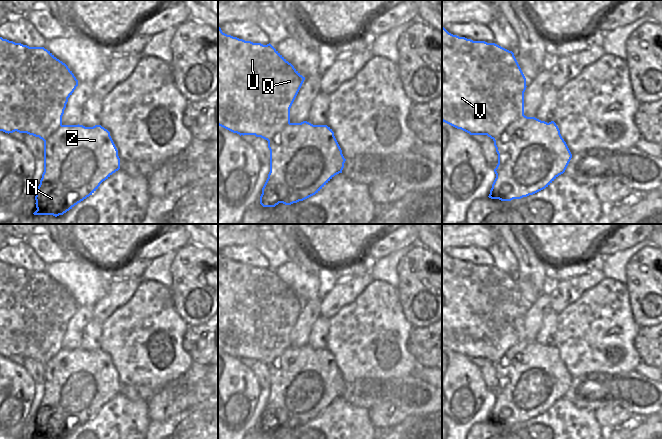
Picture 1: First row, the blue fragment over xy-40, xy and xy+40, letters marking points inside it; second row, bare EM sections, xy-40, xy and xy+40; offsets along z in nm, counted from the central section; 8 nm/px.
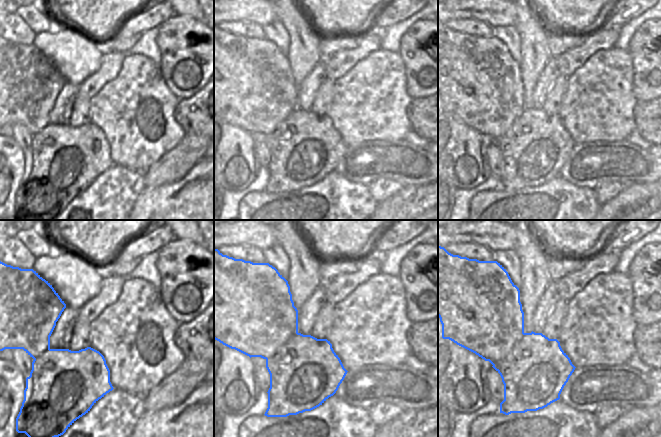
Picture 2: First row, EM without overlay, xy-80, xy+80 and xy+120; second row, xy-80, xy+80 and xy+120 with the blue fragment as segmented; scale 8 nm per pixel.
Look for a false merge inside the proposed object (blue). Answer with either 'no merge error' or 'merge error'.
merge error

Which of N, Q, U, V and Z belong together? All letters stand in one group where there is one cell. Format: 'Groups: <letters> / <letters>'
Groups: N Z / Q U V.

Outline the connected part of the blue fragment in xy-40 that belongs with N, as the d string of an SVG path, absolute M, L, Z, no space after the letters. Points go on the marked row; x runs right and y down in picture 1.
M61 125L58 127L45 141L44 141L44 172L40 180L40 184L36 190L36 208L34 215L53 215L55 217L63 215L75 205L92 195L100 186L100 184L108 179L113 173L120 169L120 158L118 156L118 150L110 136L110 132L101 125L95 125L93 127L85 127L83 125Z

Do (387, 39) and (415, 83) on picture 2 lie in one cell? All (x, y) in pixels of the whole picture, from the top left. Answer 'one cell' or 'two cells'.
two cells

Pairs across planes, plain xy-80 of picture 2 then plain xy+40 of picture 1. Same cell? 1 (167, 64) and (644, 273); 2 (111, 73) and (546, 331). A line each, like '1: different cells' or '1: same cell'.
1: same cell
2: different cells

